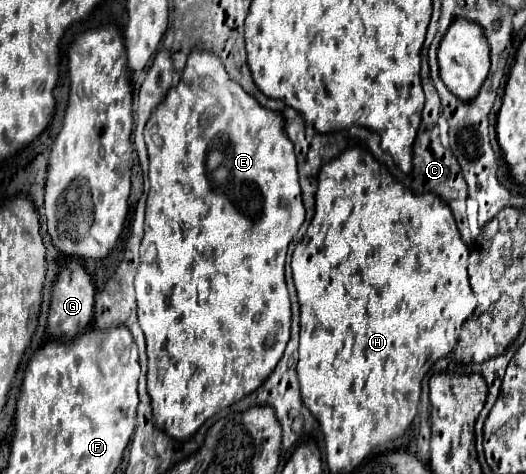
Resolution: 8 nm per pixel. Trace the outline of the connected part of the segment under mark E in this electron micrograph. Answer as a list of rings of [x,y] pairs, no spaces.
[[[203,47],[191,49],[187,65],[181,73],[181,79],[175,87],[167,91],[163,101],[151,113],[145,125],[145,143],[149,151],[149,197],[145,211],[145,237],[141,243],[141,259],[135,277],[137,291],[137,313],[139,325],[147,339],[147,355],[149,355],[149,373],[147,373],[147,391],[151,397],[155,425],[161,427],[173,439],[191,437],[209,417],[217,411],[229,407],[239,401],[247,393],[255,391],[275,369],[279,363],[285,345],[289,341],[291,329],[291,303],[285,287],[285,257],[287,247],[293,241],[295,233],[299,233],[301,223],[305,221],[305,207],[301,201],[299,177],[297,177],[297,159],[293,151],[293,143],[283,129],[283,117],[279,113],[271,113],[269,109],[255,103],[251,95],[247,95],[223,69],[223,63],[215,53]]]

